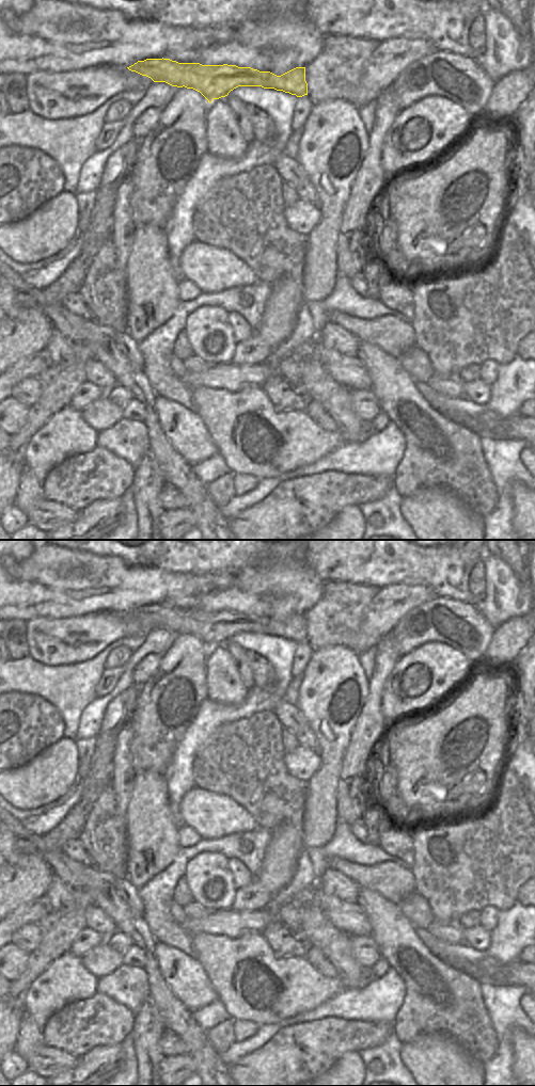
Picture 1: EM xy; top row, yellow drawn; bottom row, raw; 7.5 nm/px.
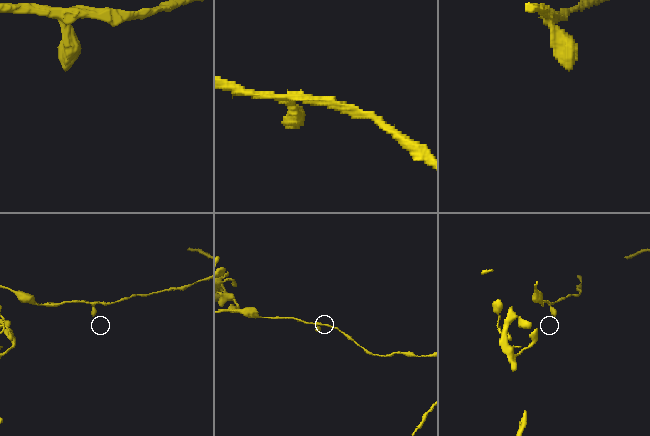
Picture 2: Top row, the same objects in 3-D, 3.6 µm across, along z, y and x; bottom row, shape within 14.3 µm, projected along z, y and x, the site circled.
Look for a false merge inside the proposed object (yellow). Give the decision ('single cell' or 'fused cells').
fused cells

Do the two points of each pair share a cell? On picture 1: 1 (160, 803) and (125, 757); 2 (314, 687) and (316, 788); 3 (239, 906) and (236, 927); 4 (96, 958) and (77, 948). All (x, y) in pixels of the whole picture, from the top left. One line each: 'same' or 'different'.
1: different
2: same
3: different
4: different

